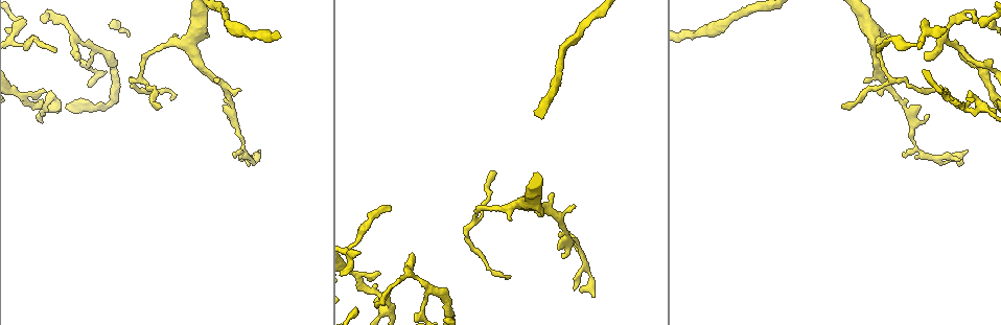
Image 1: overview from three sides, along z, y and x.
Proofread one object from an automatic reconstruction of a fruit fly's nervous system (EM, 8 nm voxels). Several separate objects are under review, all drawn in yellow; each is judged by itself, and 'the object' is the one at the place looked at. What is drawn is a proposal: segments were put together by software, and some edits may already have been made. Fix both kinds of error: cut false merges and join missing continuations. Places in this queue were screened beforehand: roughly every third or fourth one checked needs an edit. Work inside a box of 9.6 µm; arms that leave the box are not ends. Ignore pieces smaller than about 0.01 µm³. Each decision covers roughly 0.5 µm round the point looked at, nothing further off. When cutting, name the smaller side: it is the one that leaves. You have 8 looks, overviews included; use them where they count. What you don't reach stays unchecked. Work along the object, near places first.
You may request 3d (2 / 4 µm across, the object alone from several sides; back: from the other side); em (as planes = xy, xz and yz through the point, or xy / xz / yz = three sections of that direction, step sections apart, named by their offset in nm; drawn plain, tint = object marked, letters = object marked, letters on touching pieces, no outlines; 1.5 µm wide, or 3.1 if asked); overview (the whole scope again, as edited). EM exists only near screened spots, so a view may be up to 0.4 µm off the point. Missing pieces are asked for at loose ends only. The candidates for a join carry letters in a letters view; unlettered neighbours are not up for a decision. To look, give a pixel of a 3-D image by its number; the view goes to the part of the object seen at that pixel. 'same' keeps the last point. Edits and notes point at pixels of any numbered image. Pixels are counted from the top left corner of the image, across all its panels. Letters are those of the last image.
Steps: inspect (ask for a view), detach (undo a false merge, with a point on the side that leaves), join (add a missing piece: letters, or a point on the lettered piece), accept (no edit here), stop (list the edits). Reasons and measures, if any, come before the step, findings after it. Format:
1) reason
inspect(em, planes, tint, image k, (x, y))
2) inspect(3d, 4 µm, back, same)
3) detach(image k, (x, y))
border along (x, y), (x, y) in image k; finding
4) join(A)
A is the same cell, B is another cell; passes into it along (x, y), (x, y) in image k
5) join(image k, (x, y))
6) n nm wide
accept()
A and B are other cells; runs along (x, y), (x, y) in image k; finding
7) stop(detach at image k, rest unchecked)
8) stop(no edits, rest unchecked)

free end
inspect(em, planes, tint, image 1, (563, 258))

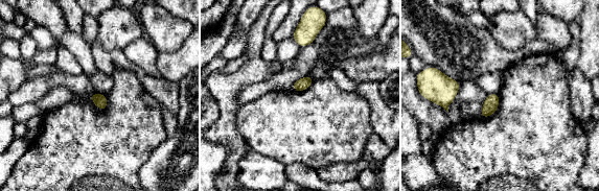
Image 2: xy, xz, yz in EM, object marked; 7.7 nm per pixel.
inspect(em, planes, letters, same)

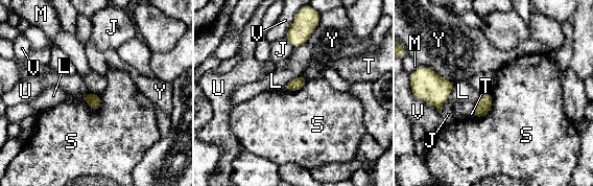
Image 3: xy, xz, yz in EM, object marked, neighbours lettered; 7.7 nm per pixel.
accept()
J, L, M, S, T, U, V and Y are other cells; border along (84, 97), (94, 110), (101, 107) in image 3; none of them fits

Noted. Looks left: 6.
an open end
inspect(3d, 4 µm, image 1, (157, 105))

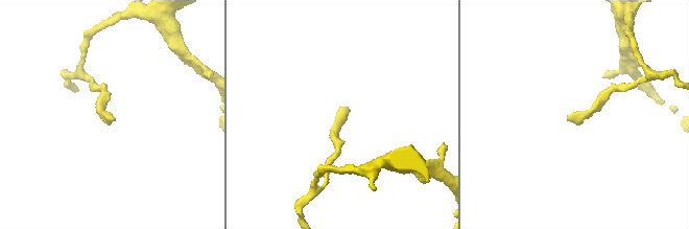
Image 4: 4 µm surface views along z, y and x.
inspect(em, planes, letters, image 4, (113, 117))

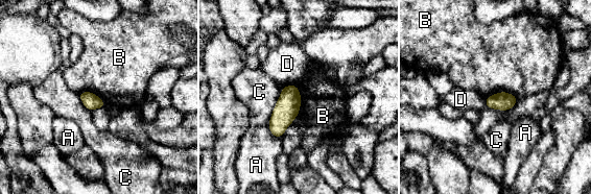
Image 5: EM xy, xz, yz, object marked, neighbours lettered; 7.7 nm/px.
accept()
A, B, C and D are other cells; border along (296, 85), (301, 106), (291, 123) in image 5; no lettered piece goes on from it

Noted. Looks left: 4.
branch stops here
inspect(3d, 2 µm, back, image 1, (389, 208))

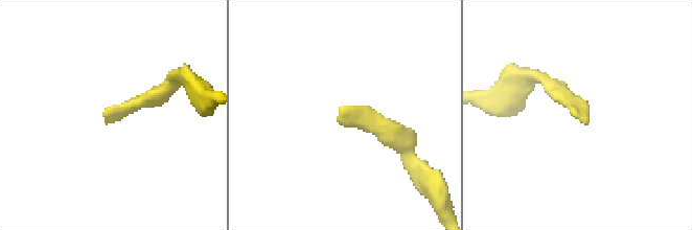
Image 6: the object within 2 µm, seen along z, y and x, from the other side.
now the EM
inspect(em, yz, step 8, tint, image 6, (342, 106))

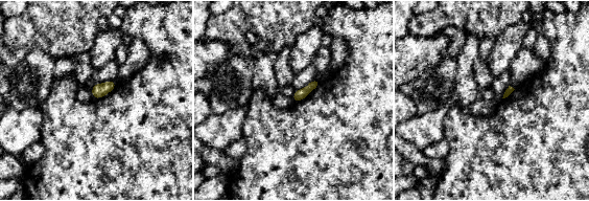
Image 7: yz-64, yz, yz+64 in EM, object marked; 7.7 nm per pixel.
inspect(em, planes, letters, same)

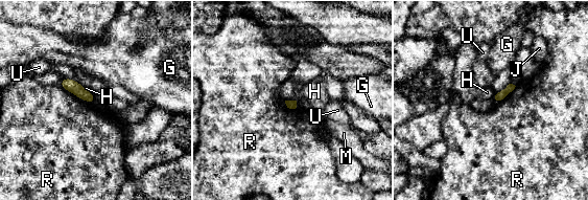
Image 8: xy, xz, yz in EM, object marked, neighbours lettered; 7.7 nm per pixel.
R touches over 320 nm
accept()
G, H, J, M, R and U are other cells; no lettered piece goes on from it

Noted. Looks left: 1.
stop(no edits, rest unchecked)

